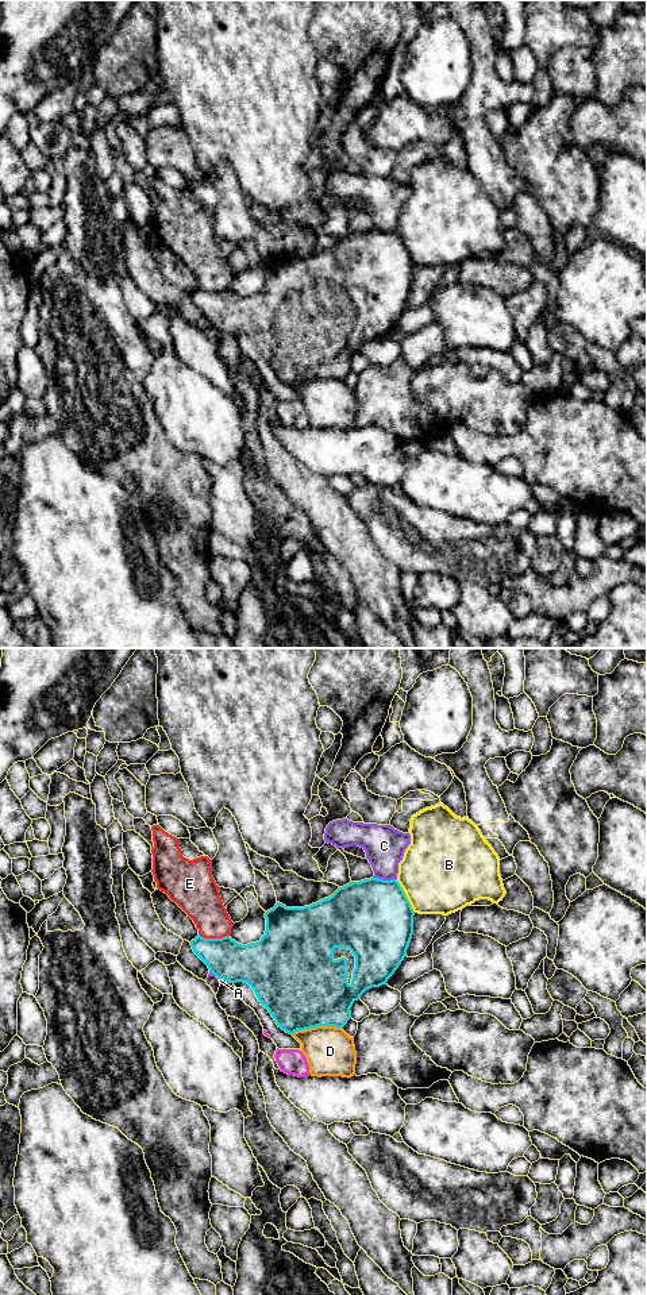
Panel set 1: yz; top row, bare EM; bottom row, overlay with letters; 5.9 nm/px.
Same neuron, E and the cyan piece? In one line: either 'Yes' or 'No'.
No

